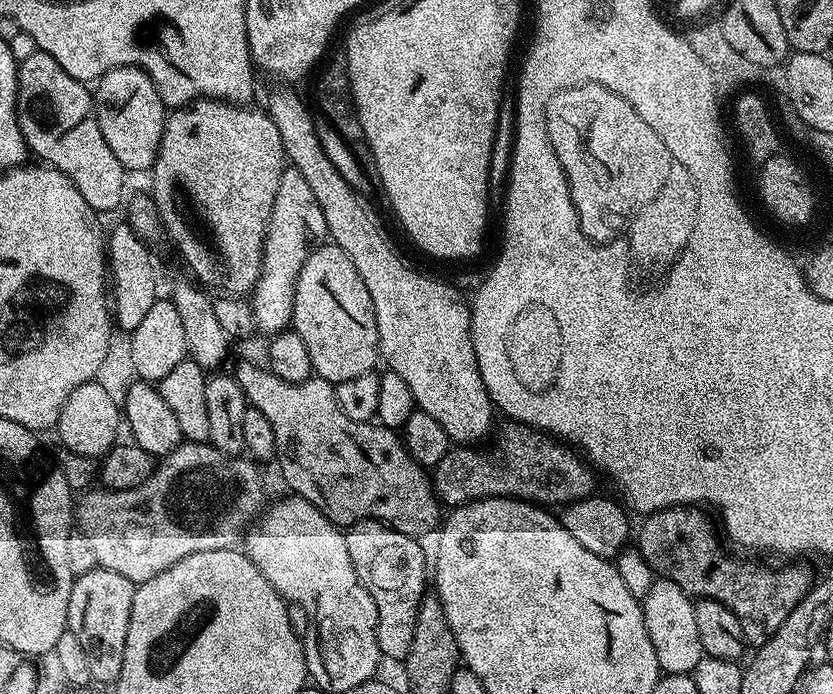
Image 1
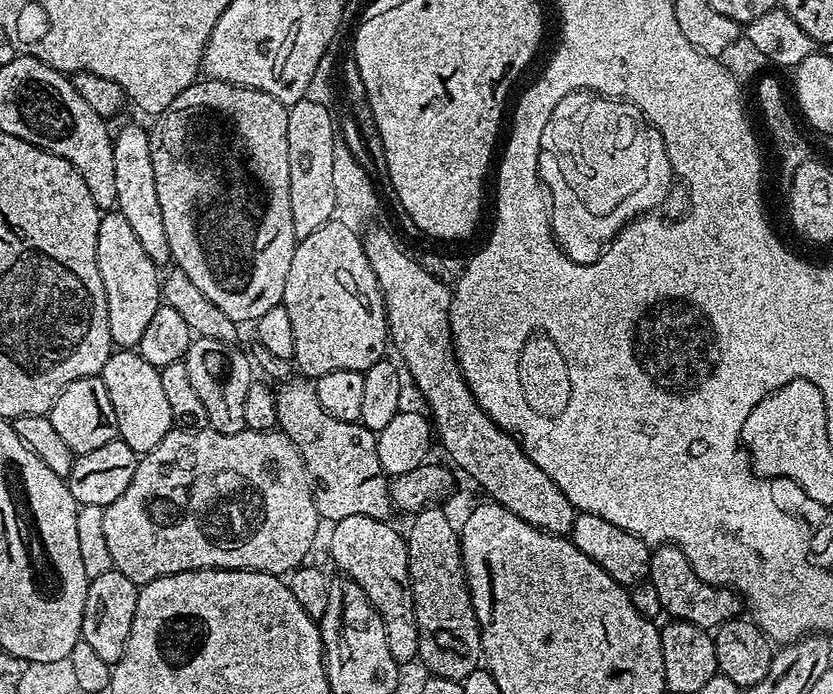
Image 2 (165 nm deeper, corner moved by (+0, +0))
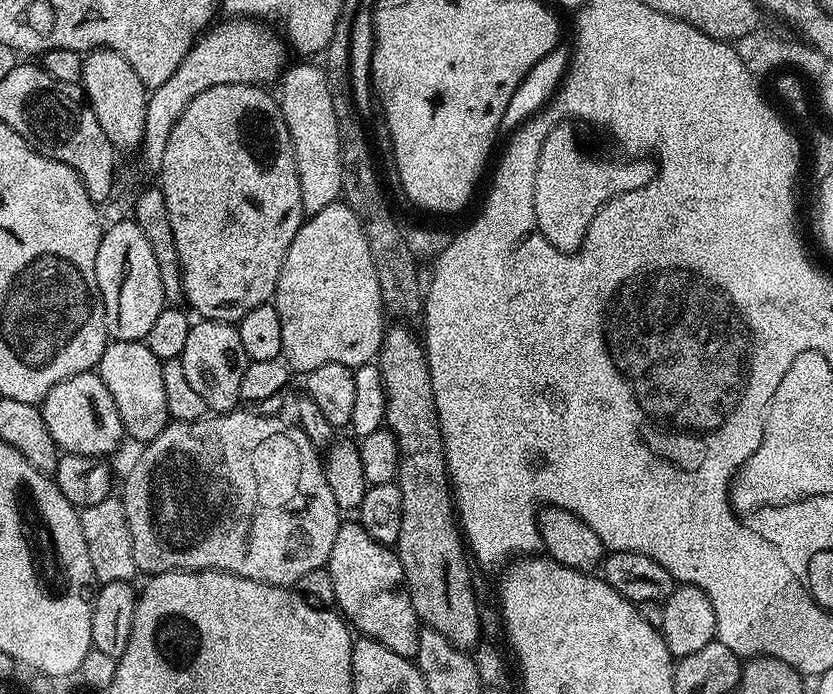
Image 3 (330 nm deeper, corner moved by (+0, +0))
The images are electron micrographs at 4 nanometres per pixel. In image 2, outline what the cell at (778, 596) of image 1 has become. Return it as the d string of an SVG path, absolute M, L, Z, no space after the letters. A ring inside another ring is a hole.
M677 544L653 547L651 554L648 580L654 586L654 590L658 590L658 598L662 598L664 612L671 619L685 620L699 628L715 630L727 620L737 619L741 615L741 597L730 588L717 588L716 585L698 578L698 574L694 574L690 562Z

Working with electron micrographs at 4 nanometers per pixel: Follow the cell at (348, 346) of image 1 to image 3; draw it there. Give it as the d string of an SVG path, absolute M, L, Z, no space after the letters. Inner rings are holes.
M348 203L326 206L301 224L290 250L286 250L274 303L278 318L282 318L282 356L293 373L307 374L326 362L342 362L342 366L355 370L379 357L386 331L384 303L364 228Z

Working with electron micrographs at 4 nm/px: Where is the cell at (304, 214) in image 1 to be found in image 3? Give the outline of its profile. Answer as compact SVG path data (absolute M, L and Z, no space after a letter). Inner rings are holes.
M316 62L300 63L304 64L296 64L293 68L291 65L279 77L278 103L292 139L302 206L305 213L311 214L341 199L344 171L340 161L338 122L334 122L334 106L330 102L330 86L326 86L324 69Z

